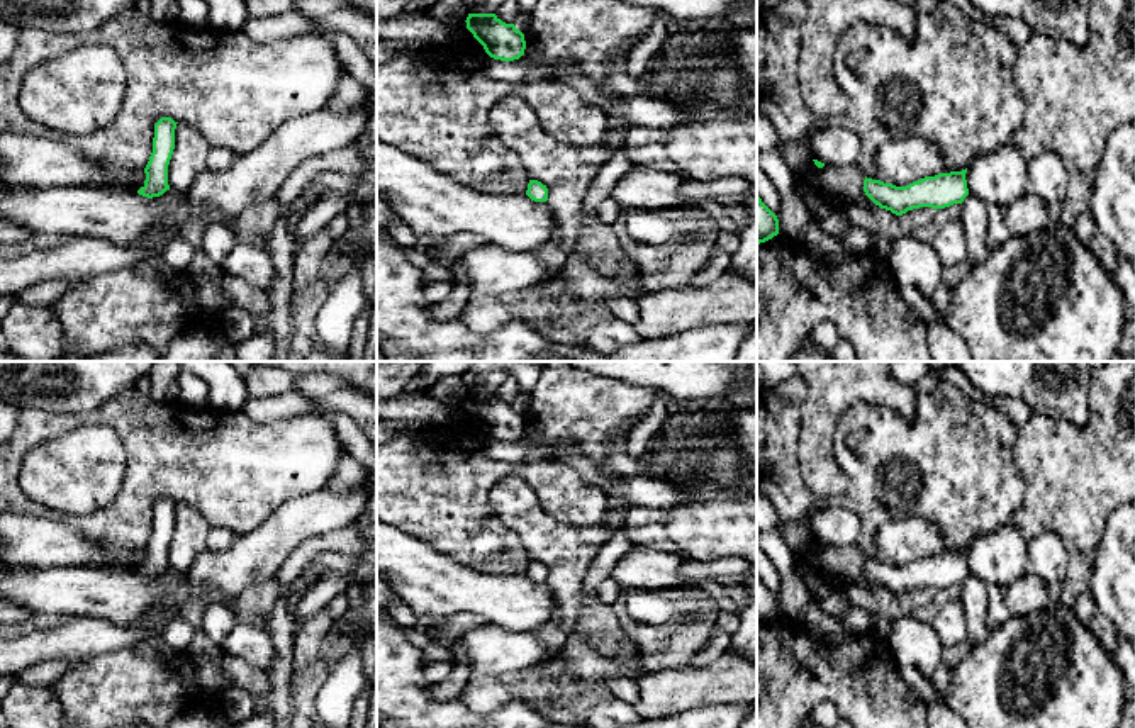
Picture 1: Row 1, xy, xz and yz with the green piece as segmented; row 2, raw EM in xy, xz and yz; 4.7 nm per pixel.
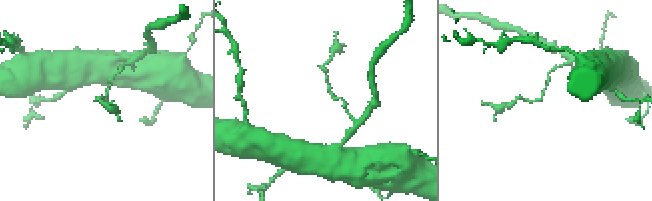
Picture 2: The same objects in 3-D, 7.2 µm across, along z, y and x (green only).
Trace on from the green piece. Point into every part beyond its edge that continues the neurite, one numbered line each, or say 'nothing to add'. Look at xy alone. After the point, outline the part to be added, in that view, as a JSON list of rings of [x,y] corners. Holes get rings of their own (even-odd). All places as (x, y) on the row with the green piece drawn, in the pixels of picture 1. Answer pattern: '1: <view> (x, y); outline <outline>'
nothing to add

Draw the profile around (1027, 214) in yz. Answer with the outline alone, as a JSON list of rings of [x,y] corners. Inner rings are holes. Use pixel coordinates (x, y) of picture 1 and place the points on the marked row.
[[[1025,193],[1004,207],[991,205],[987,244],[998,248],[1011,238],[1021,238],[1047,227],[1047,204],[1037,195]]]

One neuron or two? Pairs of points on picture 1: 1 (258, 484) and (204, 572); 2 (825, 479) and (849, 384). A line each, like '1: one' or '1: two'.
1: two
2: one

